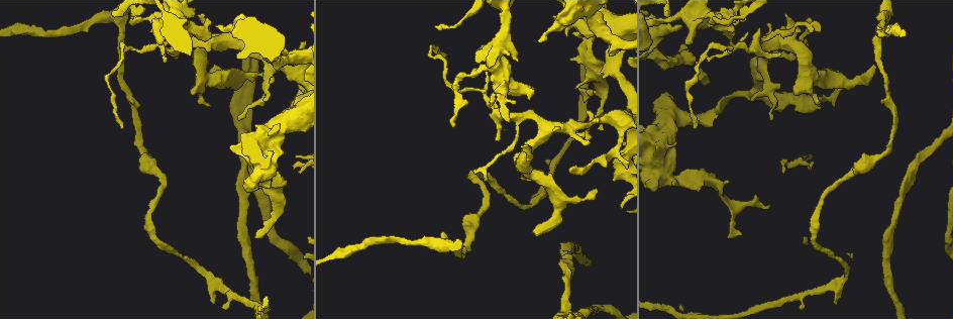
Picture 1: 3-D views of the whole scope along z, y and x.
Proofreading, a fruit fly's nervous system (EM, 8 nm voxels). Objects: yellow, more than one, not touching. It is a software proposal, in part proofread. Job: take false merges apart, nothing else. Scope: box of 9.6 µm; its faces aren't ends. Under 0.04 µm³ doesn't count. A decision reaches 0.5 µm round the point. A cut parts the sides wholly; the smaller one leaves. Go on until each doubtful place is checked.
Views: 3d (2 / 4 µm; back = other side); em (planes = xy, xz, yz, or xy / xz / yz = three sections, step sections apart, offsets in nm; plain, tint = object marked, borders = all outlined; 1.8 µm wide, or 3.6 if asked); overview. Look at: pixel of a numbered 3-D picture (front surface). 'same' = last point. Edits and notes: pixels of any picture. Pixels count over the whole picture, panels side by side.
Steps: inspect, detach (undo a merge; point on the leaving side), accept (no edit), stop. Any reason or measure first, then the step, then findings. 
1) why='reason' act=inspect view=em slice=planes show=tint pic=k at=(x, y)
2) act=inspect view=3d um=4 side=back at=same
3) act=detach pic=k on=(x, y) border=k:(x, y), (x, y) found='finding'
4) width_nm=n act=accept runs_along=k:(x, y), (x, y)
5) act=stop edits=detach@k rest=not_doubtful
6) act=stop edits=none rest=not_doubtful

why='abrupt turn' act=inspect view=em slice=xy step=16 show=tint pic=1 at=(720, 23)

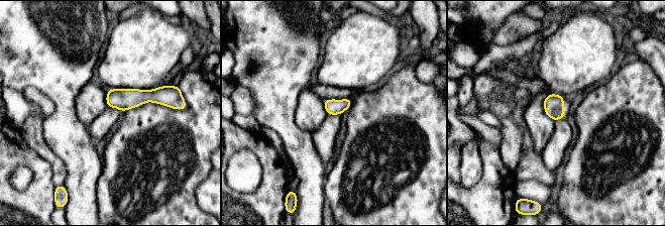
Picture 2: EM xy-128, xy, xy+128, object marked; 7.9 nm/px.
act=inspect view=em slice=planes show=tint at=same

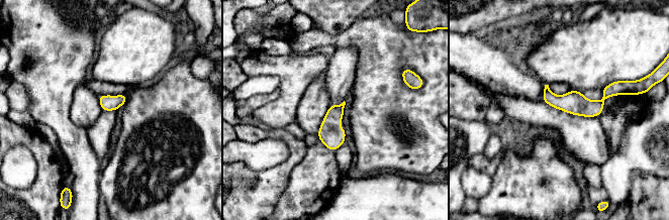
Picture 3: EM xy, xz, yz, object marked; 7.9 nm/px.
width_nm=130 act=accept runs_along=3:(618, 88), (597, 105), (545, 98) found='continuous, no second cell'

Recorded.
why='sudden change in width' act=inspect view=3d um=2 side=back pic=1 at=(493, 59)

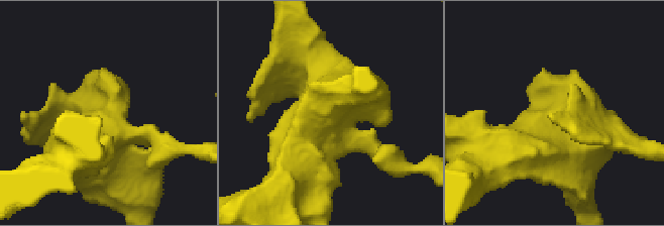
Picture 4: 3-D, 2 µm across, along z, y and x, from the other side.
act=inspect view=em slice=planes show=tint pic=4 at=(329, 109)

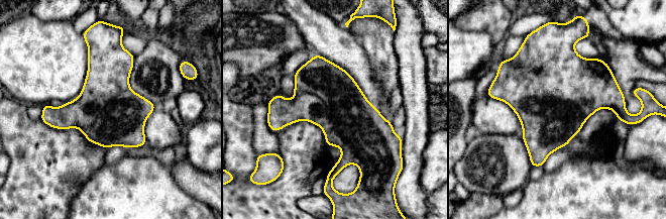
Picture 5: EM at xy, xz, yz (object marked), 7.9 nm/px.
act=accept found='continuous, no second cell'

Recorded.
why='thick turns thin' act=inspect view=3d um=4 pic=1 at=(659, 147)

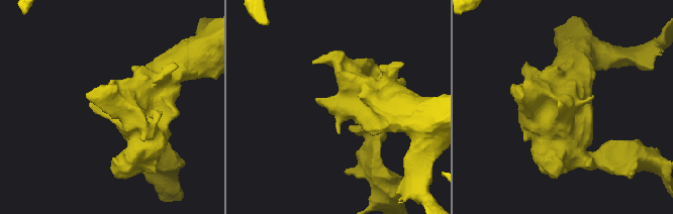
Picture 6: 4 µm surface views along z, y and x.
act=inspect view=em um=3.6 slice=planes show=plain pic=6 at=(352, 105)

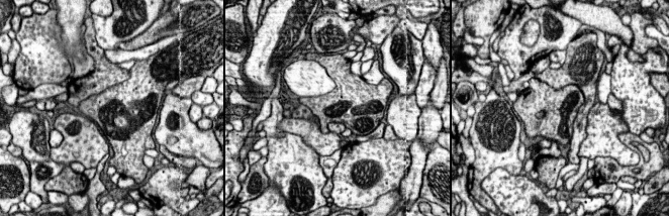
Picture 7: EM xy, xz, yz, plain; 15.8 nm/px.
act=inspect view=em um=3.6 slice=planes show=tint at=same

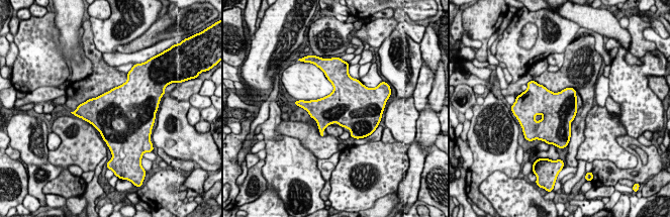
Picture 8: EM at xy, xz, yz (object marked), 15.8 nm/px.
act=accept found='one cell here'

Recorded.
why='a narrow waist' act=inspect view=em slice=planes show=tint pic=1 at=(677, 178)

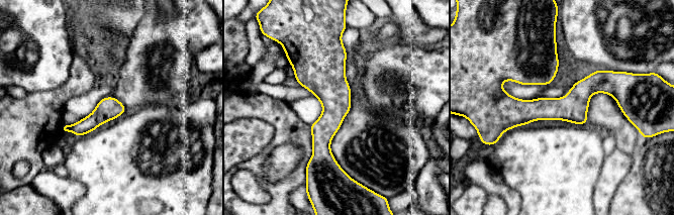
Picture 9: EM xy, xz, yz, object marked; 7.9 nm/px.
act=accept found='one cell here'

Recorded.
why='calibre changes' act=inspect view=em slice=xz step=16 show=tint pic=1 at=(897, 33)

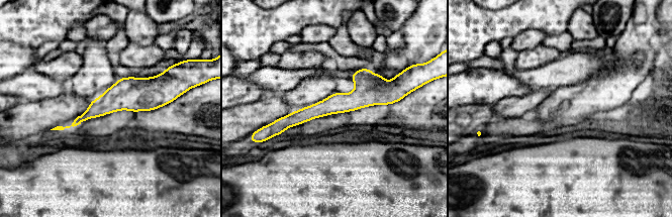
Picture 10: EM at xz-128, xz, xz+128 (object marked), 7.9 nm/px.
width_nm=160 act=accept runs_along=10:(394, 97), (360, 97), (276, 123) found='all the same cell'

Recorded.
act=stop edits=none rest=not_doubtful

